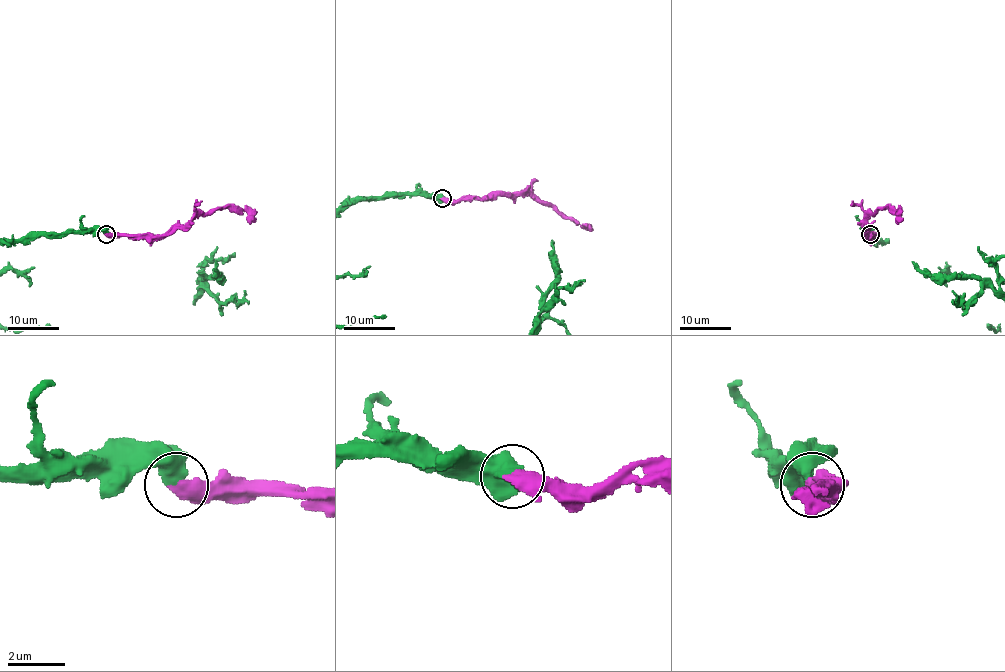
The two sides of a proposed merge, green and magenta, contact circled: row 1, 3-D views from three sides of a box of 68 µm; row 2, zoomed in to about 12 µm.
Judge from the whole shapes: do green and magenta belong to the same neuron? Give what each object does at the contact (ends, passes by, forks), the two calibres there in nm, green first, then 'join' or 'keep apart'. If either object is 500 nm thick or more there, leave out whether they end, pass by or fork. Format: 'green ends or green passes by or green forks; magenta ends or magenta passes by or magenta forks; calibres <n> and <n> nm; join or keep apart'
calibres 480 and 550 nm; join

